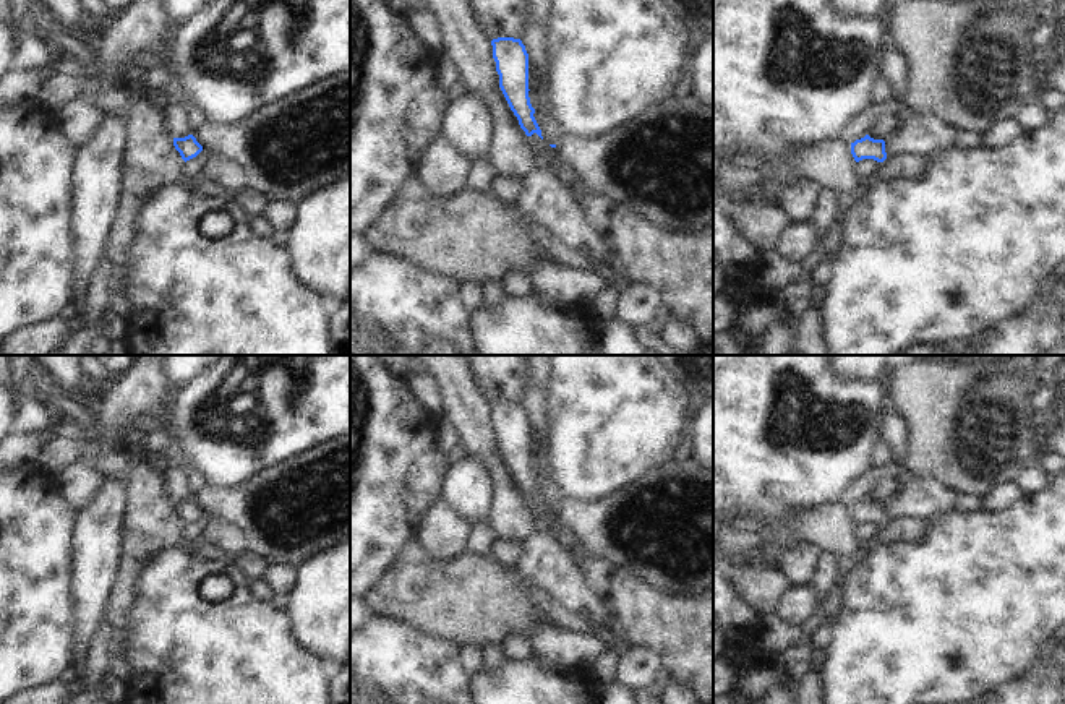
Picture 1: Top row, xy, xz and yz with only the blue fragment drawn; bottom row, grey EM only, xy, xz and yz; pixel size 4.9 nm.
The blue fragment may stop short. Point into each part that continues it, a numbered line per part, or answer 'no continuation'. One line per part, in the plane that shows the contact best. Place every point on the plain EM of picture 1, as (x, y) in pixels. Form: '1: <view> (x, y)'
no continuation

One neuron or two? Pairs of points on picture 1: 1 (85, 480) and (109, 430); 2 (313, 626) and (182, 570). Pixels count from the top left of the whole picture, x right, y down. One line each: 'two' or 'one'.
1: one
2: two

